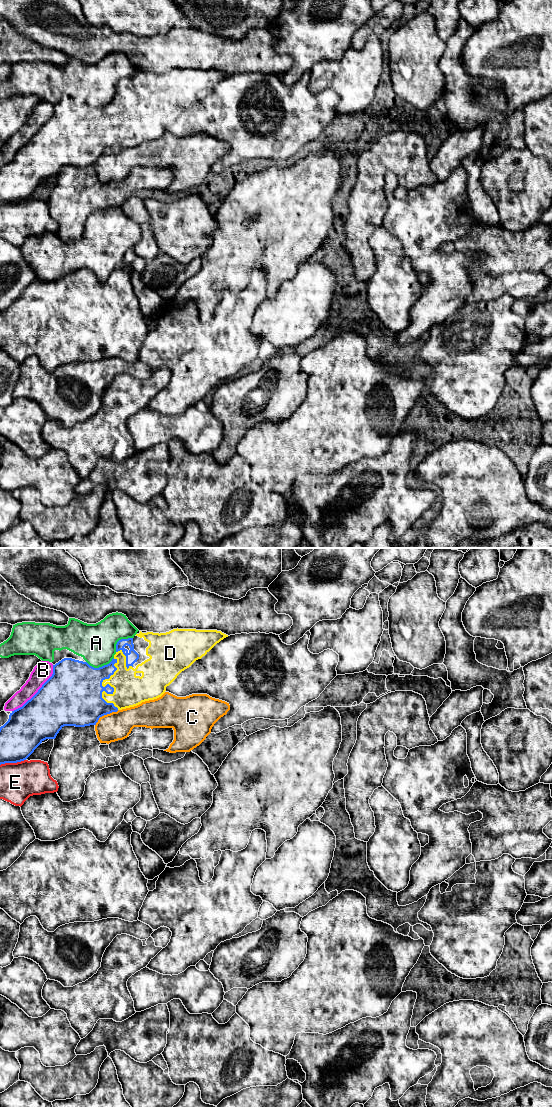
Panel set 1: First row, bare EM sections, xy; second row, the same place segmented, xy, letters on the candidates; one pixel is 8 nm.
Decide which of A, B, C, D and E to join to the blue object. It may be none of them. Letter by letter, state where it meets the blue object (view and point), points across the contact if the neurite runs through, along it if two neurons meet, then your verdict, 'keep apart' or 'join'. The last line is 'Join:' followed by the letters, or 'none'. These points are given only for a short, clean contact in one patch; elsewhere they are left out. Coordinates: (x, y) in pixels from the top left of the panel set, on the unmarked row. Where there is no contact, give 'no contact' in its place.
A: contact xy (100, 107); keep apart
B: contact xy (38, 131); keep apart
C: contact xy (105, 154); keep apart
D: contact xy (110, 126); join
E: contact xy (12, 202); keep apart
Join: D

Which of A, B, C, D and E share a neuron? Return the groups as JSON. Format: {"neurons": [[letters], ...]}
{"neurons": [["A"], ["B"], ["C"], ["D"], ["E"]]}

